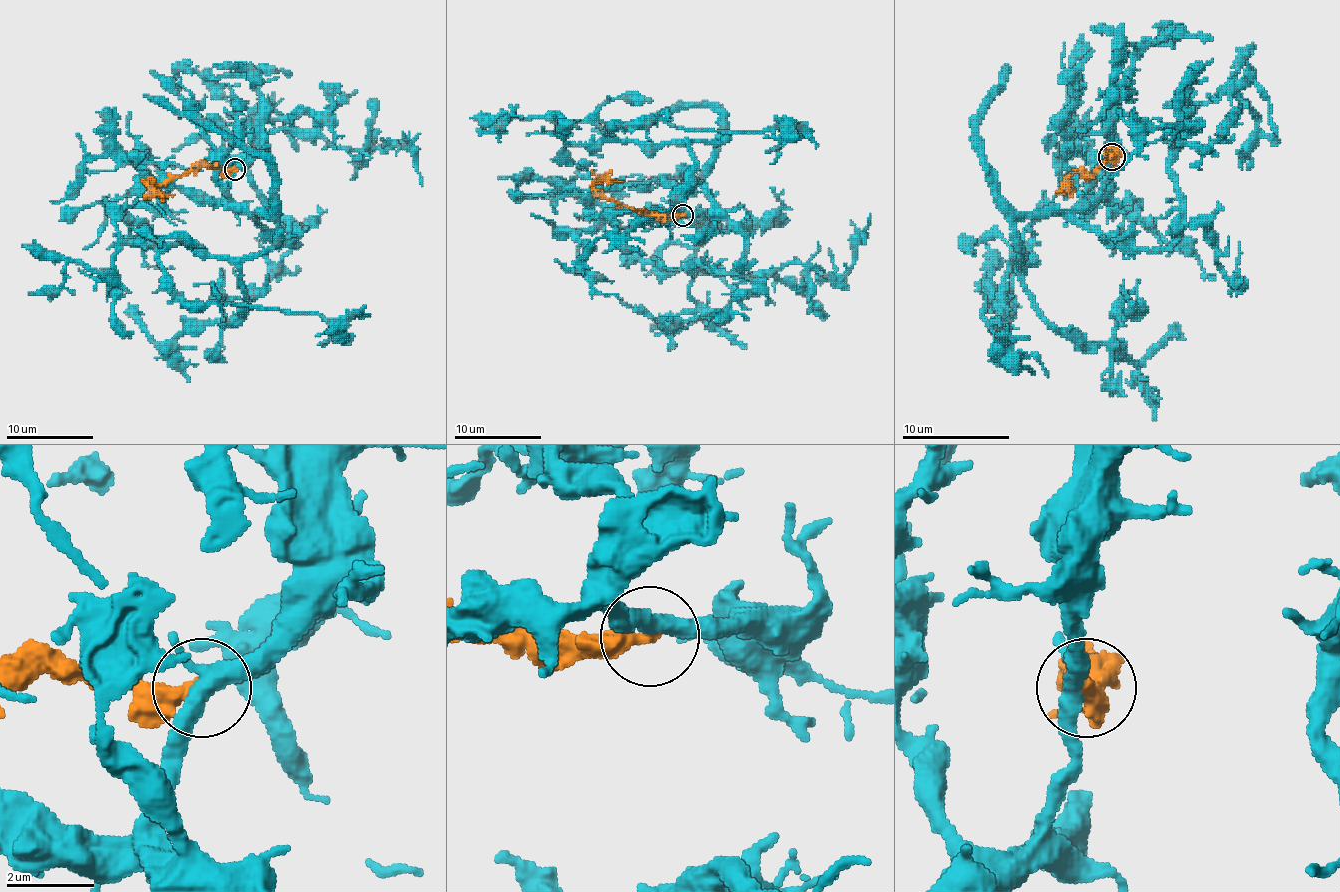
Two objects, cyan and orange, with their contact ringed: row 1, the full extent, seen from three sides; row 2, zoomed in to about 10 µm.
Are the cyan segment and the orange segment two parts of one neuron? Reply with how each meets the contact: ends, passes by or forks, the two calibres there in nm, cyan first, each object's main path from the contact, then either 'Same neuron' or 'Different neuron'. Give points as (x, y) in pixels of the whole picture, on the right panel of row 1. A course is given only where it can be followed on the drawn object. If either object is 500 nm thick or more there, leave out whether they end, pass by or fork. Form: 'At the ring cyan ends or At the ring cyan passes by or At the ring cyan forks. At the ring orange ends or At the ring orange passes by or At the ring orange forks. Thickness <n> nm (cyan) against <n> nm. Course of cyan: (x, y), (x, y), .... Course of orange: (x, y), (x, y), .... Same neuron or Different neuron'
At the ring cyan forks. At the ring orange ends. Thickness 360 nm (cyan) against 380 nm. Course of cyan: (1110, 156), (1075, 218), (1164, 250), (1185, 107), (1172, 132), (1188, 129), (1156, 126), (1110, 177). Course of orange: (1112, 156), (1110, 153), (1091, 175), (1077, 169), (1069, 188). Different neuron

